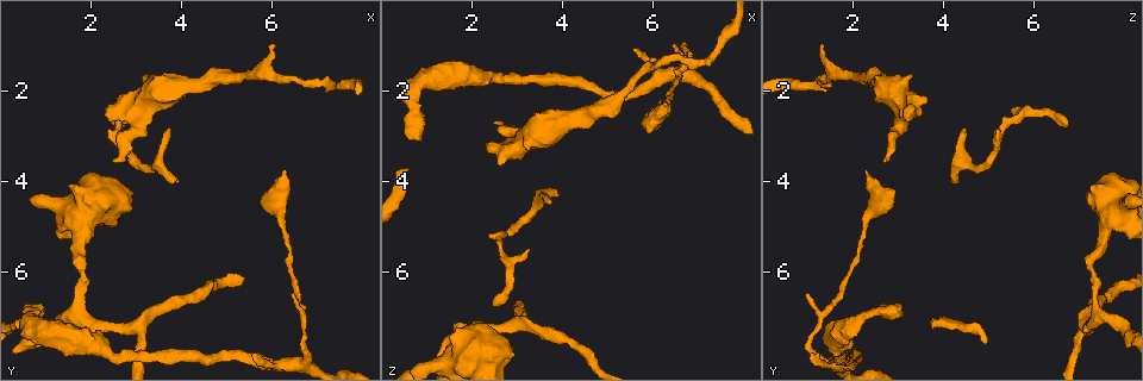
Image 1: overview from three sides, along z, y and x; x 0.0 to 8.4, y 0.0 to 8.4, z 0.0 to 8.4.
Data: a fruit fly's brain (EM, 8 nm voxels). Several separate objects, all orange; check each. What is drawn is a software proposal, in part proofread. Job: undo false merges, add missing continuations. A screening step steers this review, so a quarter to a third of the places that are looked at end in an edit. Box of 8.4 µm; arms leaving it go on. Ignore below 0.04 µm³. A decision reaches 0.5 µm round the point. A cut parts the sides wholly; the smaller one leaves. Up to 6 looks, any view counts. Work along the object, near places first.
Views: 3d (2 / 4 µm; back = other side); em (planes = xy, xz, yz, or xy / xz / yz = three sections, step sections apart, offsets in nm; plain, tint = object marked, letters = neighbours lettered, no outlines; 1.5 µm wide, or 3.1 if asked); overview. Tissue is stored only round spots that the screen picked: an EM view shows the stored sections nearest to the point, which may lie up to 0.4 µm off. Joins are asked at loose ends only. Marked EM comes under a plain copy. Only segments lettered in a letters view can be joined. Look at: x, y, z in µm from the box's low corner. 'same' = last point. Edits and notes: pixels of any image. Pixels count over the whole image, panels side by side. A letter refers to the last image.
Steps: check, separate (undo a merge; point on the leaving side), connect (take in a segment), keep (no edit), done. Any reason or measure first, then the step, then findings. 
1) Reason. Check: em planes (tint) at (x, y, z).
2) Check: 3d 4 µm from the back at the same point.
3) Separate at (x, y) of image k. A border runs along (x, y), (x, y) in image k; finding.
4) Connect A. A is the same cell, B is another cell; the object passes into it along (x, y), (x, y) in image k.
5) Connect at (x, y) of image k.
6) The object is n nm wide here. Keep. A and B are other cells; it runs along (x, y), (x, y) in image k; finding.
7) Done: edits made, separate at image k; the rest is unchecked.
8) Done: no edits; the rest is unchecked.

Branch stops here. Check: em planes (letters) at (3.90, 3.95, 4.25).

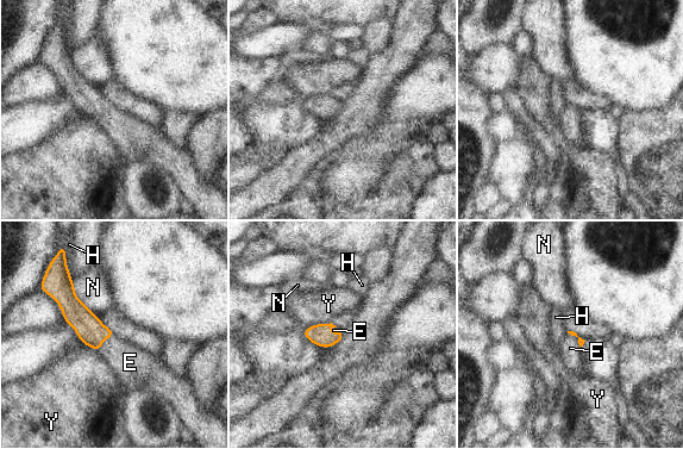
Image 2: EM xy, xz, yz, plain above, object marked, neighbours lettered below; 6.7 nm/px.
The longest contact is with N, 320 nm. Connect E. E is the same cell, H, N and Y are other cells; the object passes into it along (88, 328), (104, 340), (130, 362) in image 2; it goes on there.

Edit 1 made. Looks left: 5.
Check: overview.

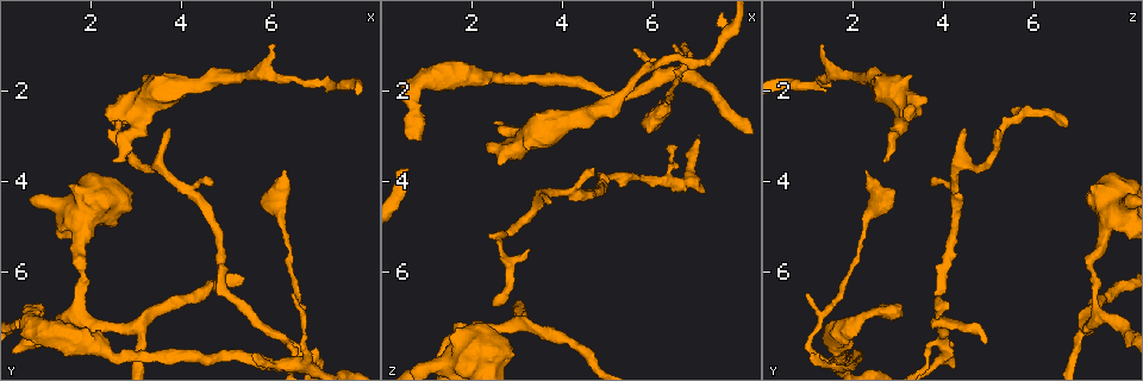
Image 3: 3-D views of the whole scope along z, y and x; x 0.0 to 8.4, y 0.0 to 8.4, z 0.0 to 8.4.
Branch stops here. Check: em planes (letters) at (5.90, 4.20, 2.90).

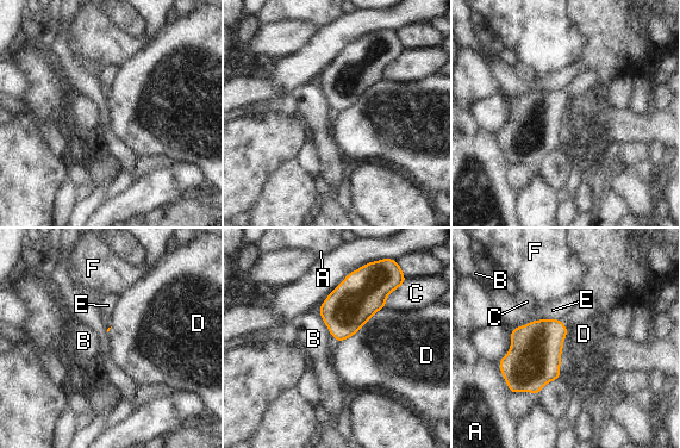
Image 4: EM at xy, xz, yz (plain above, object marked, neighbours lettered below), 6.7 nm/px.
Keep. A, B, C, D, E and F are other cells; a border runs along (559, 318), (532, 319), (511, 329) in image 4; none of them fits.

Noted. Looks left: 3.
Branch stops here. Check: em planes (letters) at (2.50, 3.55, 2.65).

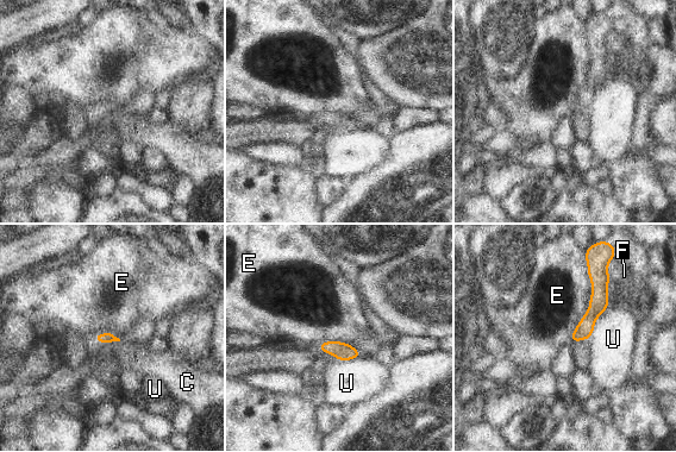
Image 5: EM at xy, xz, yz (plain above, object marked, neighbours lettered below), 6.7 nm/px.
Keep. C, E, F and U are other cells; none of them fits.

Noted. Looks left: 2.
Done: edits made, connect at image 2; the rest is unchecked.

